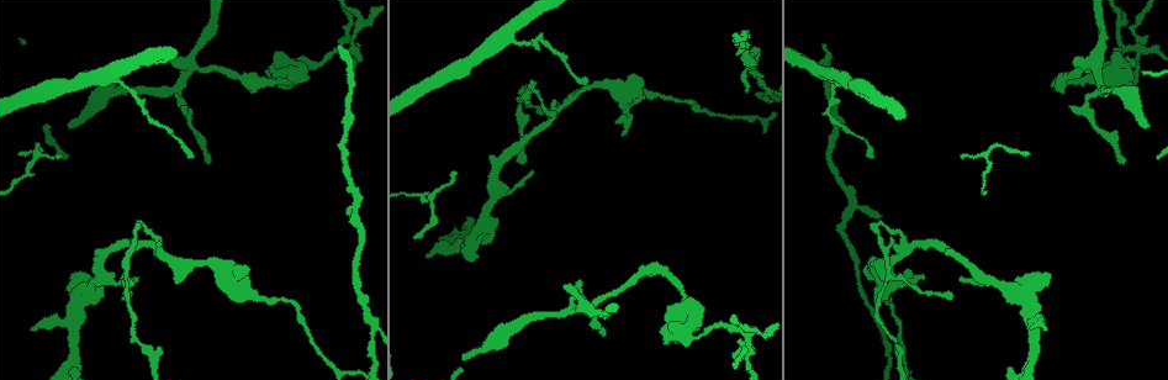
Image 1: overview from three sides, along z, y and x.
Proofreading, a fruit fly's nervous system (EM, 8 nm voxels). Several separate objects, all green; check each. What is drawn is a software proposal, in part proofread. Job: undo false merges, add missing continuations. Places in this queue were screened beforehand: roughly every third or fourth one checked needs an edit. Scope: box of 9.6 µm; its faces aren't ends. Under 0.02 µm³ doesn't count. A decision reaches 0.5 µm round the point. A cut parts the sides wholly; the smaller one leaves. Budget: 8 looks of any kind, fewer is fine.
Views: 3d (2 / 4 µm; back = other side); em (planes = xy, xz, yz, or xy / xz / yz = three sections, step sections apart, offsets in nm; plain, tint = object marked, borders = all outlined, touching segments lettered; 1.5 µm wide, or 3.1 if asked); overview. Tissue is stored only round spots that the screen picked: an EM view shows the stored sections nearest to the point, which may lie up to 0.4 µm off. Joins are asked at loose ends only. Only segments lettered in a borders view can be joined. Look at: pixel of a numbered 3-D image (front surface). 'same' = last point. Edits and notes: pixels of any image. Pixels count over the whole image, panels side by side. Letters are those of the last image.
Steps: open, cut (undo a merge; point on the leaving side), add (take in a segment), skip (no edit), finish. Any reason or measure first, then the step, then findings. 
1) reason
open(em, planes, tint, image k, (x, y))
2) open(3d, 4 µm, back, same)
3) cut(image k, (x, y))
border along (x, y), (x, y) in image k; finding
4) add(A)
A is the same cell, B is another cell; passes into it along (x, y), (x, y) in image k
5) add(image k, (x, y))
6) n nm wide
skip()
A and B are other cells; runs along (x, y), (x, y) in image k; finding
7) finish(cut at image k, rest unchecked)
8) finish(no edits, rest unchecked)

sharp bend
open(3d, 4 µm, image 1, (532, 89))

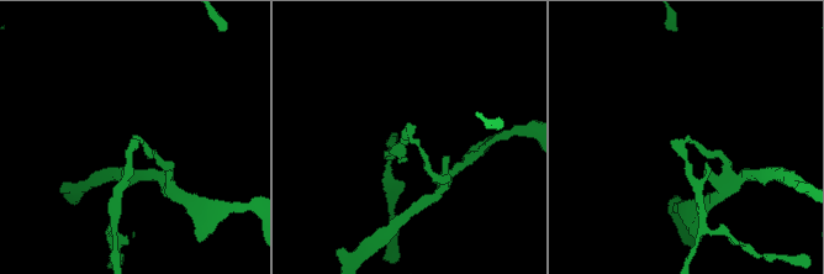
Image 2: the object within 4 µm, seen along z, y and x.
open(em, xz, step 8, borders, image 2, (136, 143))

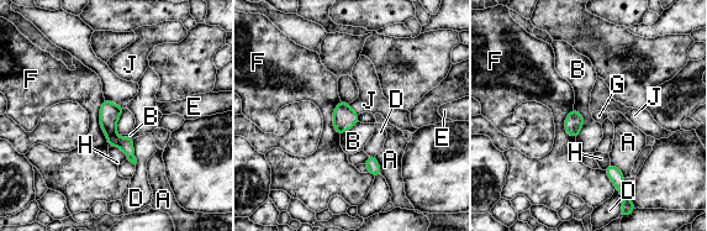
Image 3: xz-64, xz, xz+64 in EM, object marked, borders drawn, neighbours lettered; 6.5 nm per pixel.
cut(image 3, (110, 113))
A, B, D, E, F, G, H and J are other cells; border along (115, 132), (107, 136) in image 3; two neurons meet here

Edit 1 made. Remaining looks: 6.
branch stops here
open(em, planes, borders, image 1, (825, 44))

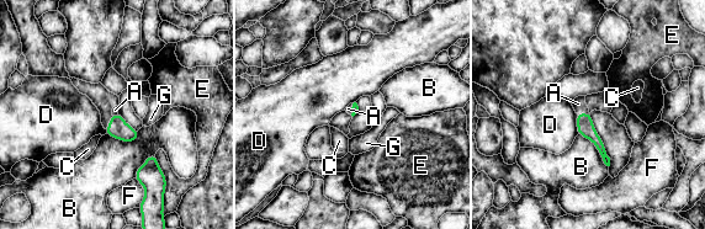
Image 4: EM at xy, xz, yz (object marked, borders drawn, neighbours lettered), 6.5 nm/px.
B touches over 220 nm
add(A)
A is the same cell, B, C, D, E, F and G are other cells; it goes on there

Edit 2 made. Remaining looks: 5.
open(overview)

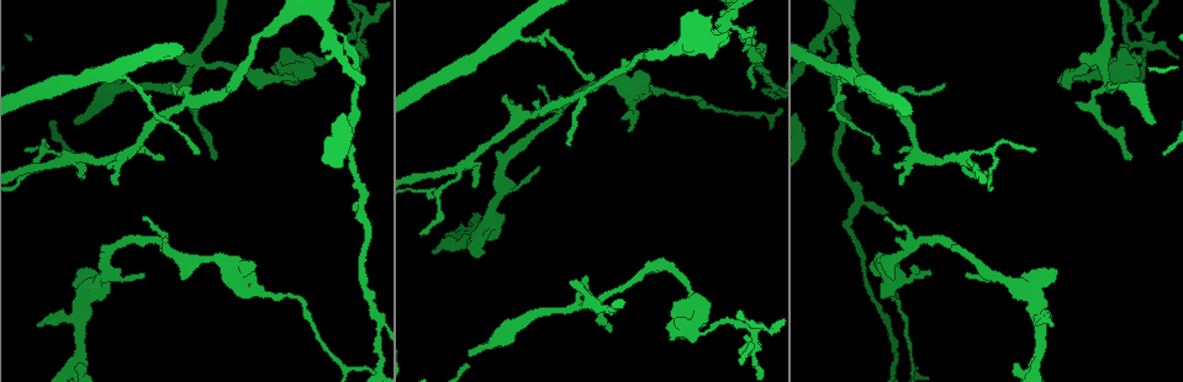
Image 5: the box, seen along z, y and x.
an open end
open(3d, 2 µm, image 5, (693, 341))

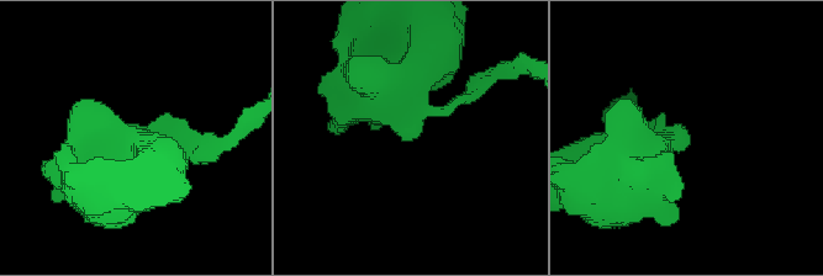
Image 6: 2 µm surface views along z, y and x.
shape alone is not enough
open(em, planes, borders, image 6, (136, 125))

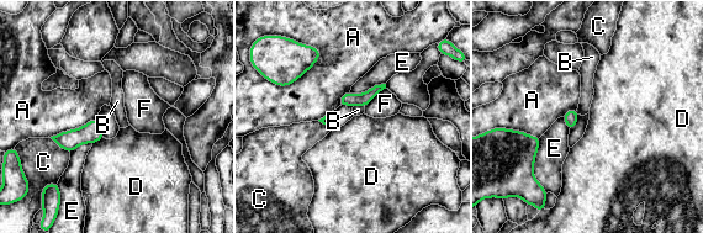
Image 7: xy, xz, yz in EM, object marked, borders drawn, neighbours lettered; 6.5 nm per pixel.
skip()
A, B, C, D, E and F are other cells; border along (321, 52), (286, 85), (257, 70) in image 7; none of them fits

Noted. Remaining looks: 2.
finish(cut at image 3, add at image 4, rest unchecked)

